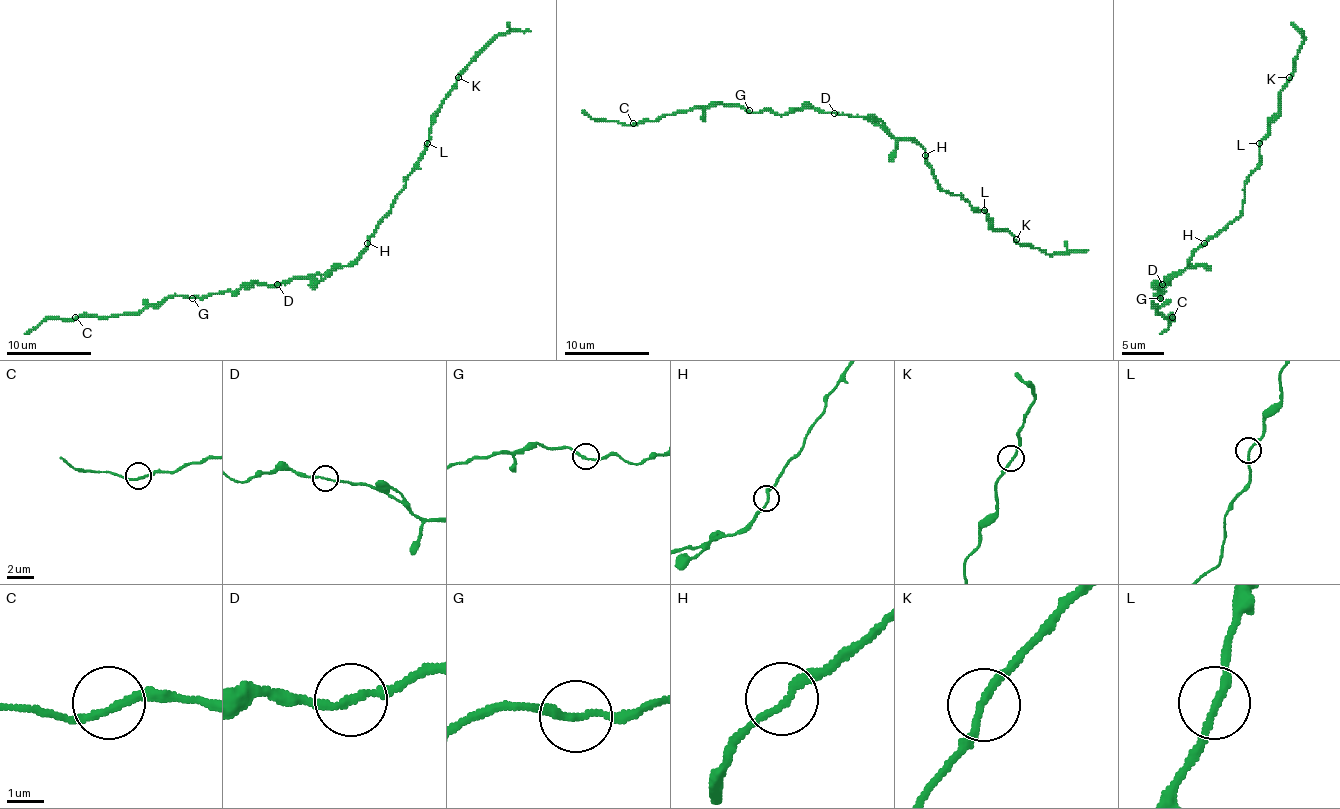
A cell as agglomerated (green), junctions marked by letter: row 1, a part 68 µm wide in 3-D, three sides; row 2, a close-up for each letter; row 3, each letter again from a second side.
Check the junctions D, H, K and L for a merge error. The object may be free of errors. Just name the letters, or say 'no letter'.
no letter

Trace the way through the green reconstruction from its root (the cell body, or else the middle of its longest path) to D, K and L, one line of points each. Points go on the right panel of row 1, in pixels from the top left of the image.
D: (1189, 266), (1177, 274), (1170, 274), (1162, 285)
K: (1189, 266), (1189, 257), (1240, 215), (1247, 177), (1259, 162), (1259, 145), (1289, 77)
L: (1189, 266), (1189, 257), (1240, 215), (1247, 177), (1259, 162), (1259, 143)

